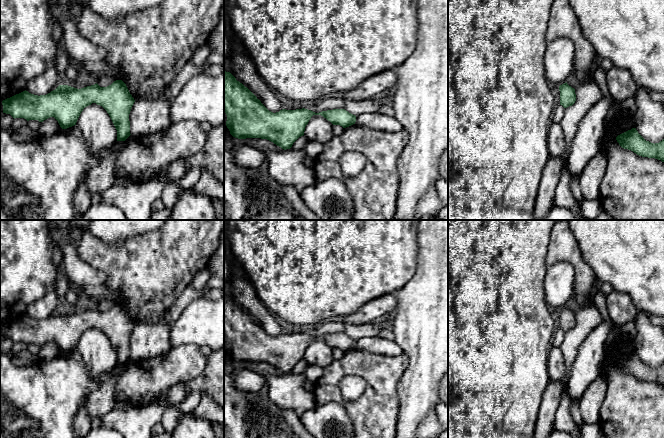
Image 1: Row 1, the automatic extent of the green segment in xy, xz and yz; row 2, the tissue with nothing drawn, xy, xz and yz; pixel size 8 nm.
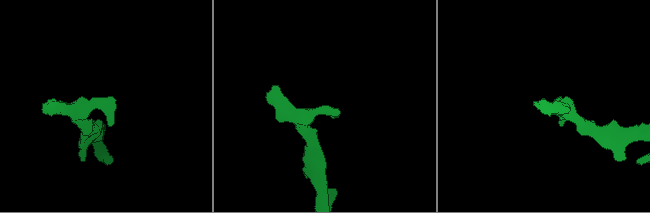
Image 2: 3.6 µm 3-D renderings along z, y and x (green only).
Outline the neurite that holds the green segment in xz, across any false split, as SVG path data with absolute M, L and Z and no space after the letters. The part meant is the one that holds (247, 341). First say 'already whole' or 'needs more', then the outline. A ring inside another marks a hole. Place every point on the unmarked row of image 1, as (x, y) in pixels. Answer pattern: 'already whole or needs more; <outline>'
already whole; M224 295L224 335L230 358L238 363L267 363L282 373L290 373L304 359L305 351L313 339L321 339L333 349L343 352L356 346L356 340L345 333L315 337L302 332L282 333L273 337L242 307Z

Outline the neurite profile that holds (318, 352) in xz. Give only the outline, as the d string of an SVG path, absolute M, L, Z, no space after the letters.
M313 339L305 351L304 360L324 369L334 361L333 348L321 339Z

